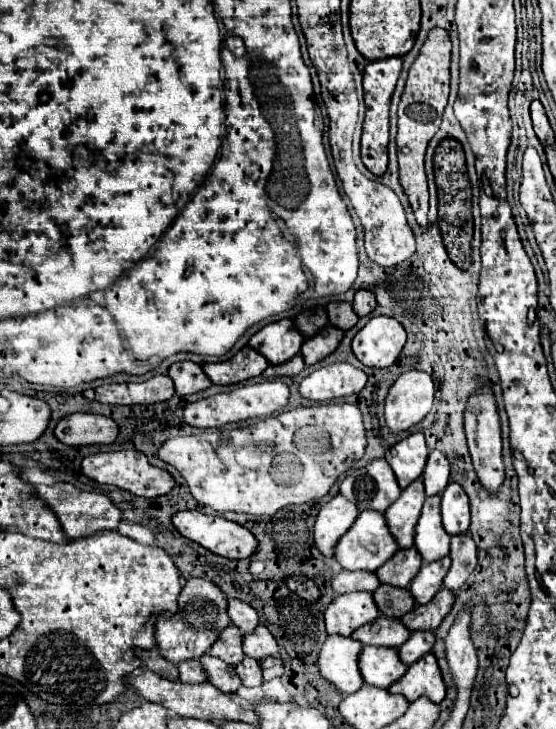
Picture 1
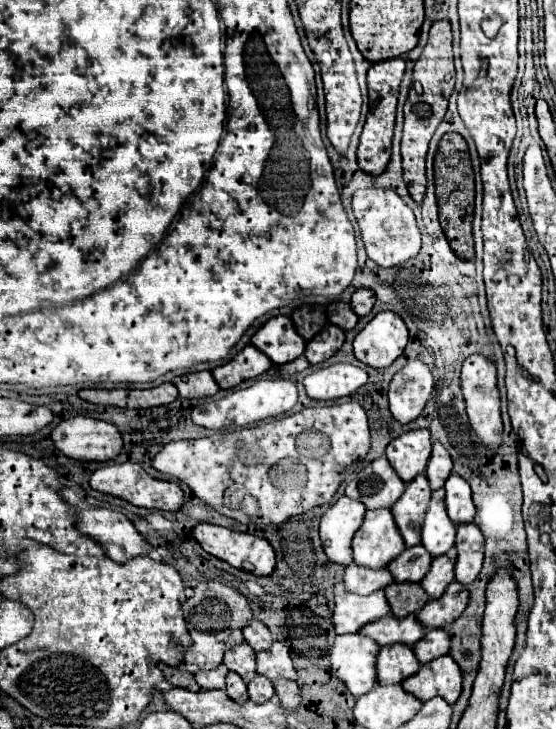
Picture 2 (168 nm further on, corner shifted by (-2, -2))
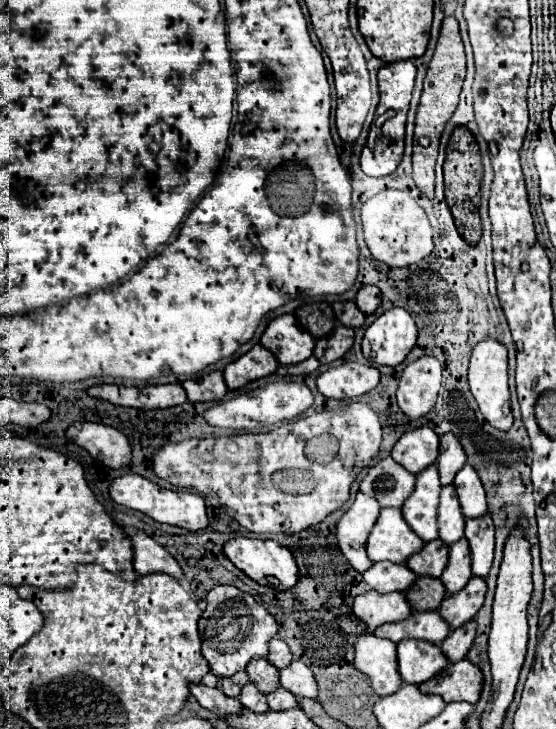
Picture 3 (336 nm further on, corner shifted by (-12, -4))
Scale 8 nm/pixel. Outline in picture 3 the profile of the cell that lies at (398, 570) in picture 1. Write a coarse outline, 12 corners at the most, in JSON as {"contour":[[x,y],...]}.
{"contour":[[442,540],[424,544],[406,566],[416,576],[438,578],[448,562]]}

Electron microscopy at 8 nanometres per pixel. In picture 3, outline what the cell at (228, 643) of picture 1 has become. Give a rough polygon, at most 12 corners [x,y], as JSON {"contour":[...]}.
{"contour":[[266,658],[248,662],[246,672],[262,694],[278,688],[278,668]]}

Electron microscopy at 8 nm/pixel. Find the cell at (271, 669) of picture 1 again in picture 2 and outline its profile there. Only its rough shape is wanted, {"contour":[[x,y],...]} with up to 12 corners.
{"contour":[[280,678],[276,694],[286,710],[298,710],[302,698],[296,682]]}

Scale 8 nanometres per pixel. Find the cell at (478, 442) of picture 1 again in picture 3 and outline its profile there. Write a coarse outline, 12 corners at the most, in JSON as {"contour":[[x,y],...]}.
{"contour":[[474,346],[468,382],[482,416],[512,428],[506,348]]}

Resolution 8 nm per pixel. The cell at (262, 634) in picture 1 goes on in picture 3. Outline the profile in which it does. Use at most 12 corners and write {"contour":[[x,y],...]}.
{"contour":[[302,660],[280,670],[280,686],[302,698],[318,696],[314,674]]}

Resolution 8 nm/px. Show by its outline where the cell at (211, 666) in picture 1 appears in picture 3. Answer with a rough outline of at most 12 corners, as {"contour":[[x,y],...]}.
{"contour":[[248,682],[238,696],[242,706],[266,712],[266,696]]}

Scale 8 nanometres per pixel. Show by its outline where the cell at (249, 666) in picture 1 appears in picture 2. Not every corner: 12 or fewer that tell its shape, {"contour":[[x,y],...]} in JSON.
{"contour":[[268,678],[248,682],[252,702],[266,702],[276,692]]}

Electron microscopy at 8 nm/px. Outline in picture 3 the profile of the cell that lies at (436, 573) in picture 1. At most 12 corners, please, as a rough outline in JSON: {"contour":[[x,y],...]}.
{"contour":[[466,538],[450,546],[442,580],[456,594],[472,578]]}

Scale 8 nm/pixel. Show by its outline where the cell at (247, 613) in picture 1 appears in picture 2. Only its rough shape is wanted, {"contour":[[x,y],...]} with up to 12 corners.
{"contour":[[262,622],[246,626],[244,638],[256,650],[272,646],[272,634]]}

